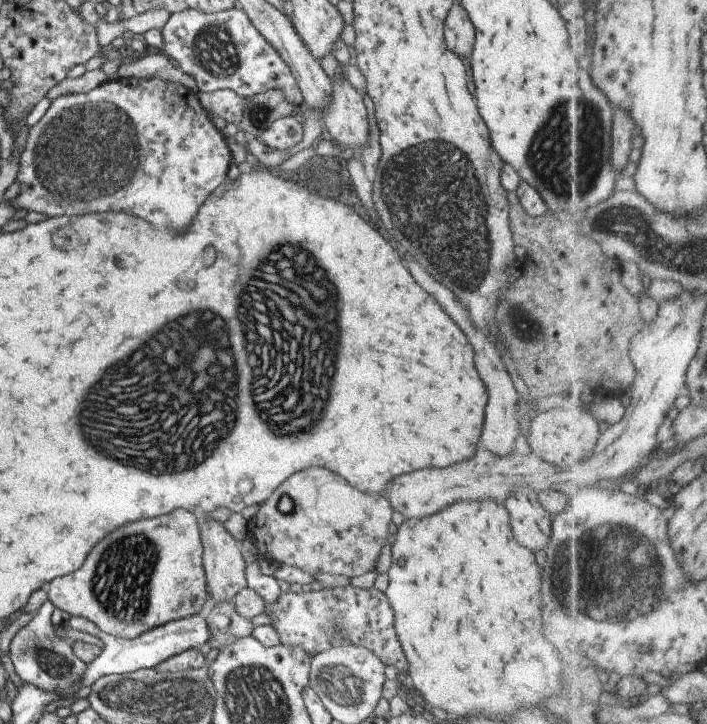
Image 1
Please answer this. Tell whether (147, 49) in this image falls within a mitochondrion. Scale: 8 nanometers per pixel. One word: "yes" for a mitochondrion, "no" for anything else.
no

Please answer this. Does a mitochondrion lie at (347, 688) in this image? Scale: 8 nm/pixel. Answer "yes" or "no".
yes

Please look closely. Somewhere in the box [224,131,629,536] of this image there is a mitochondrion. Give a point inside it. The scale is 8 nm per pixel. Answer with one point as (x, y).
(439, 209)

